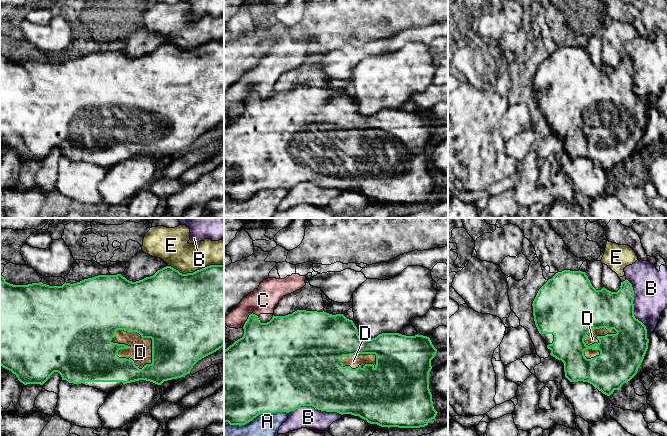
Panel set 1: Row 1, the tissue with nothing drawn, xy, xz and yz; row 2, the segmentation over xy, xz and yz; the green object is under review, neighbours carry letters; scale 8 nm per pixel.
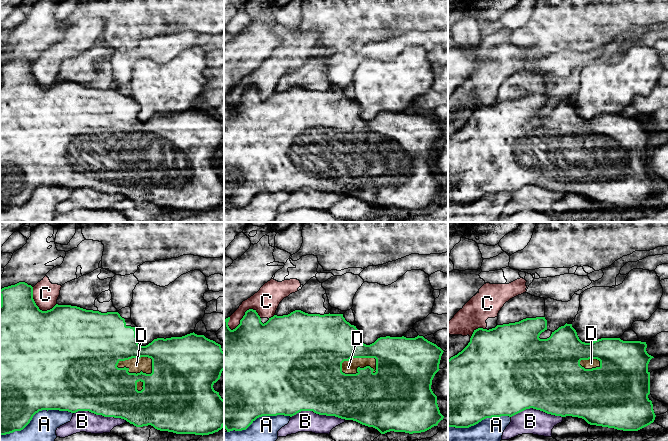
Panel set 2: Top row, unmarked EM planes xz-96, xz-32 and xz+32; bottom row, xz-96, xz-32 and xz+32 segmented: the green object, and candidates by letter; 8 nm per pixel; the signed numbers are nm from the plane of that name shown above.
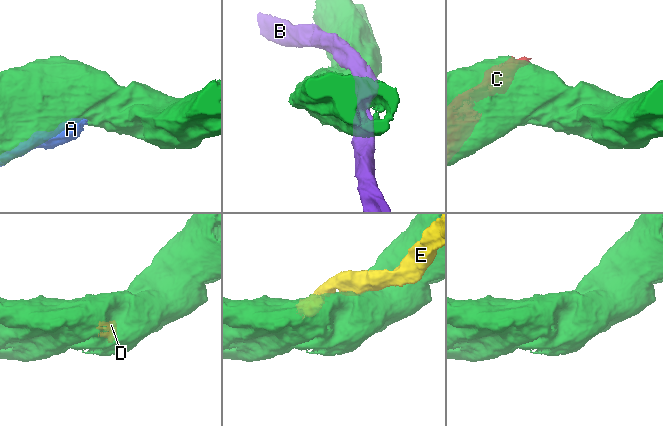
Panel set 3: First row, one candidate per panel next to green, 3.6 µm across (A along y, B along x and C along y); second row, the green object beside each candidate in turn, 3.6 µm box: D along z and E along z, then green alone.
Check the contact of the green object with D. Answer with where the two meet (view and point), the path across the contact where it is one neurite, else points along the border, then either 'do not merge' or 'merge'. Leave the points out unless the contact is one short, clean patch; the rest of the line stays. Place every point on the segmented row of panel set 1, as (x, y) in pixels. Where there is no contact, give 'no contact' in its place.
xy (145, 337) | merge

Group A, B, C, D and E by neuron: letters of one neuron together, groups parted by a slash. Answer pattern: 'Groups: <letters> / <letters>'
Groups: A E / B / C / D

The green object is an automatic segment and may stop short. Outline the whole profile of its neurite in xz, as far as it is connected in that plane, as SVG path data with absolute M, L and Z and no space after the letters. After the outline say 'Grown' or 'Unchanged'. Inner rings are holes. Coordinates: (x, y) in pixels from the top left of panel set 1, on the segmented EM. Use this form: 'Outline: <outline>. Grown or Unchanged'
Outline: M297 310L285 316L274 316L267 323L261 323L258 316L250 314L244 326L243 337L224 350L224 422L230 425L245 425L263 413L276 413L296 410L301 406L312 406L326 412L337 412L341 415L359 416L370 424L381 427L420 428L425 427L437 415L434 409L432 394L429 389L429 373L432 369L431 360L436 356L437 349L427 336L406 336L399 333L382 333L377 337L364 340L359 337L358 329L352 320L343 314L332 315L326 312Z. Grown

